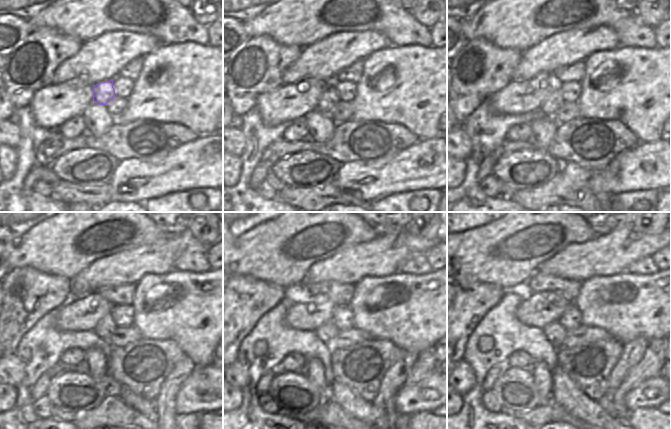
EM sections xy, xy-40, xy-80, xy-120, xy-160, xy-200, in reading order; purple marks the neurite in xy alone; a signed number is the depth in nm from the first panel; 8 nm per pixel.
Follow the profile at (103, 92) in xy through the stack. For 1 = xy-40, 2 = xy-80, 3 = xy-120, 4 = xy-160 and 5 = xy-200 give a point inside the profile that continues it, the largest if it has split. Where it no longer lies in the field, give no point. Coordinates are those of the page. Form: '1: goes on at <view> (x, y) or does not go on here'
1: goes on at xy-40 (329, 98)
2: goes on at xy-80 (549, 107)
3: goes on at xy-120 (106, 327)
4: goes on at xy-160 (327, 332)
5: goes on at xy-200 (555, 334)

